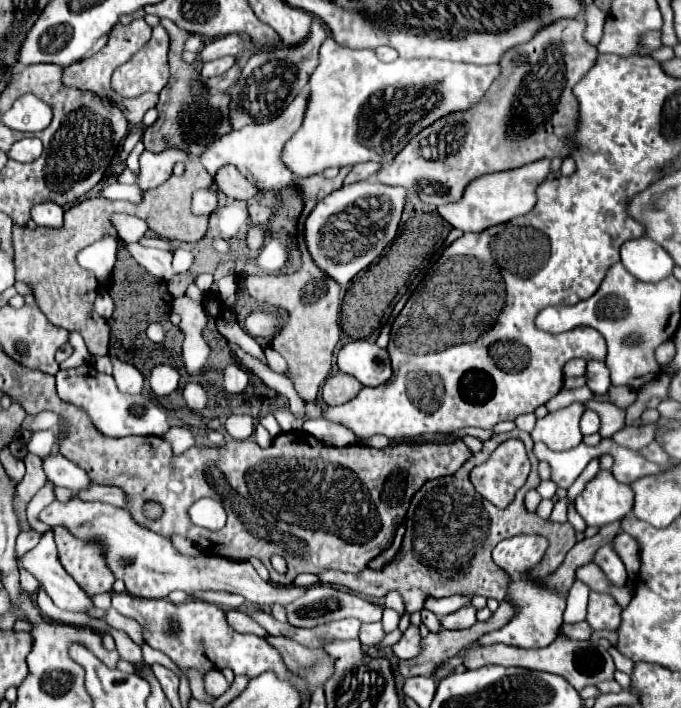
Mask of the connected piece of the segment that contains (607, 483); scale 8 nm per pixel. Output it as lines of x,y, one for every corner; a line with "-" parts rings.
599,471
575,499
575,509
589,527
605,527
633,509
633,491
619,483
611,471

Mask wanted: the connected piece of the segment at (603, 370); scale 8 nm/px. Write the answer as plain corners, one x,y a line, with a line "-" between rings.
595,359
589,361
585,377
587,377
587,387
599,395
607,393
611,387
611,377
605,361
595,361

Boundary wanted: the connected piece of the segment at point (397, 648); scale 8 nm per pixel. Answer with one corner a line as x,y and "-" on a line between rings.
409,625
407,631
403,633
401,641
393,645
393,653
399,659
413,659
421,653
421,649
423,649
423,641
421,641
421,633
419,633
417,625

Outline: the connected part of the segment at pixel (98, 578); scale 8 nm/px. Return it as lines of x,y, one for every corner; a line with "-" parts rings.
63,527
53,529
55,541
59,545
59,559
67,573
83,587
85,593
105,593
111,589
115,577
103,563
103,551
95,543
83,543
73,535
67,535

